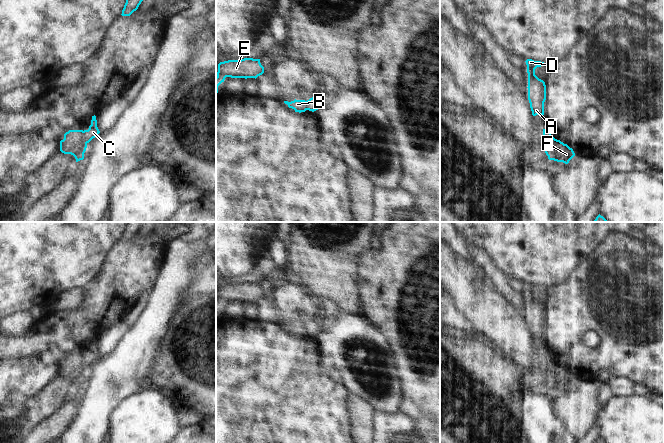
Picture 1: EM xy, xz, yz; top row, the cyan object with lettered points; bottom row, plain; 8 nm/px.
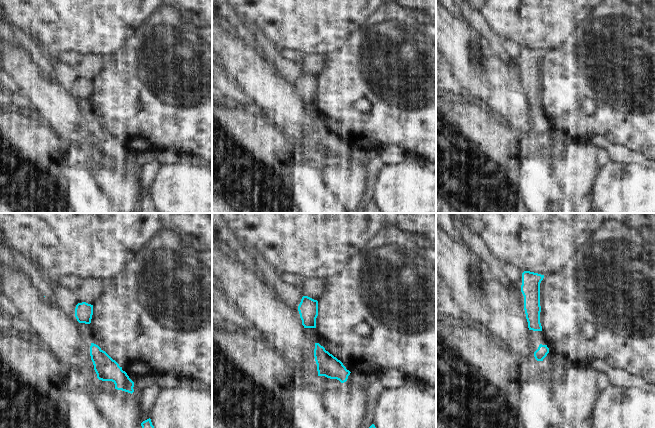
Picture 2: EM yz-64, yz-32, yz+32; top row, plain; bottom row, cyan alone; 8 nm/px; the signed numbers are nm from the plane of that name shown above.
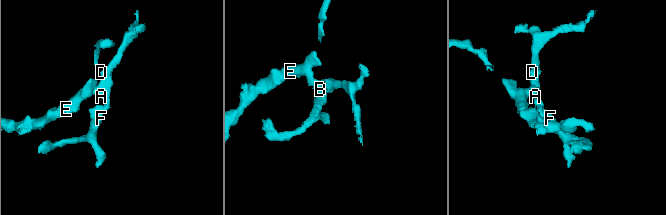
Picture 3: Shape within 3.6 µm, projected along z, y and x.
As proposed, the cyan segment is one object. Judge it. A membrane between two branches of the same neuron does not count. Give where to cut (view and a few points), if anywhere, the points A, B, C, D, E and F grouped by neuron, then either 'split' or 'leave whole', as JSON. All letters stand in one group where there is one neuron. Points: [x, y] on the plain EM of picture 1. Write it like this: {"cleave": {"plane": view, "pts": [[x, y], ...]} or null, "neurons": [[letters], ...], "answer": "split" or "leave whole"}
{"cleave": {"plane": "yz", "pts": [[550, 355], [547, 363], [542, 368]]}, "neurons": [["A", "C", "D", "E"], ["B", "F"]], "answer": "split"}

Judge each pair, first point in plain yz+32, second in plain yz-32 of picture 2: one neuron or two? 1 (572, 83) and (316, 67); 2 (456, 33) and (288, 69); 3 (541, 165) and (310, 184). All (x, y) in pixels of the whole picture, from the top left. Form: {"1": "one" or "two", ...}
{"1": "two", "2": "two", "3": "one"}

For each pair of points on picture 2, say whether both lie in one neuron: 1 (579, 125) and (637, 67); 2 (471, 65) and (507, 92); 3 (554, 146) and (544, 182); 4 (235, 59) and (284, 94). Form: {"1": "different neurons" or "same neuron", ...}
{"1": "same neuron", "2": "same neuron", "3": "same neuron", "4": "same neuron"}

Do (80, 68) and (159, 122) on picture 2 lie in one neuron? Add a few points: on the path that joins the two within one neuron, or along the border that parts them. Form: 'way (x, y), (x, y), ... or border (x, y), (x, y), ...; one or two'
border (109, 60), (92, 80); two

